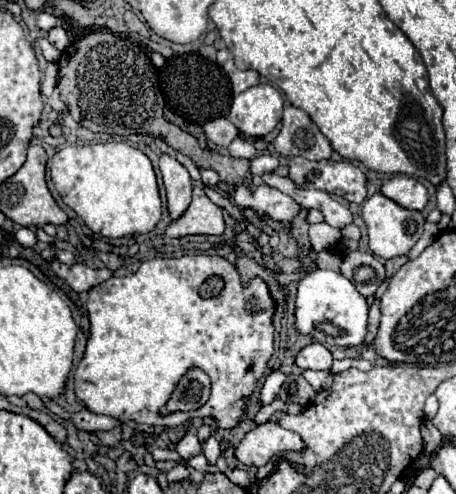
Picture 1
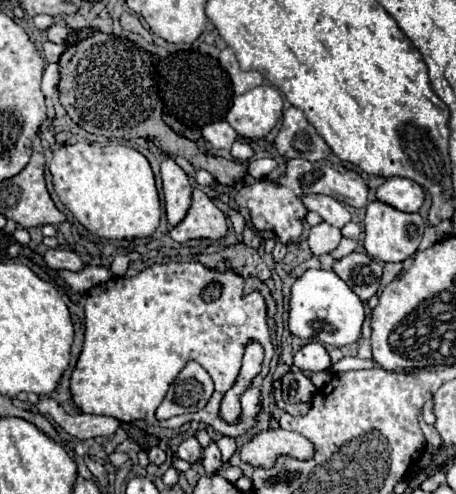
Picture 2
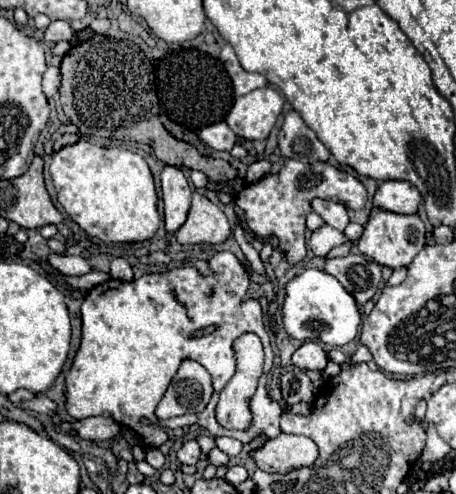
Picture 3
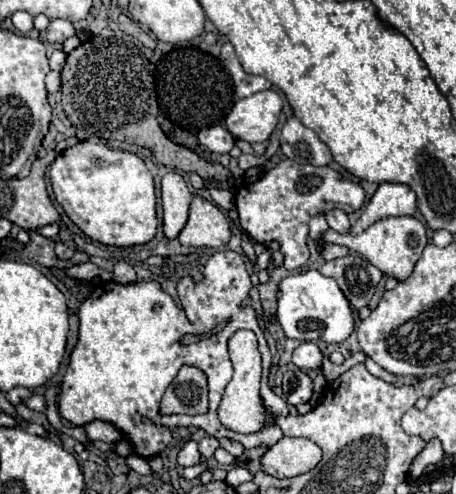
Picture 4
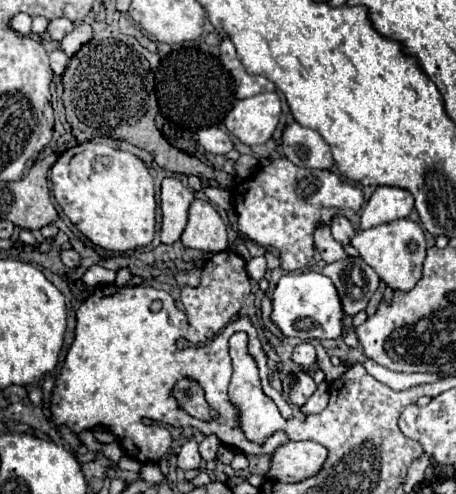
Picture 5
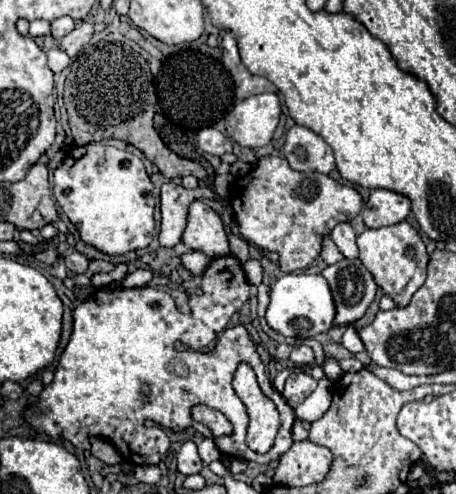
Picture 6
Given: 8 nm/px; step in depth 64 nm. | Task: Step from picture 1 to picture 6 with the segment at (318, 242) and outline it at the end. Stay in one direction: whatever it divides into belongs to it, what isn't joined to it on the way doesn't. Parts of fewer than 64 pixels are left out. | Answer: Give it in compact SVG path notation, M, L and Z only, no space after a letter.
M404 220L392 226L384 226L384 228L364 230L356 238L356 244L360 250L362 264L372 272L376 284L384 290L384 294L390 294L398 306L406 306L412 294L426 280L428 252L426 252L426 244L422 242L418 230Z

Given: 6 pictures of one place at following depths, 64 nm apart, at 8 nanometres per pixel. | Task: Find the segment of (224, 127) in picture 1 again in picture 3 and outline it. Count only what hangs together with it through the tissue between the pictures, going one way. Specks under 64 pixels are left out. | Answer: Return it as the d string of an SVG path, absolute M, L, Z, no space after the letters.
M218 122L218 124L206 126L204 130L199 130L198 136L204 144L208 144L214 150L230 152L232 146L236 144L236 134L228 128L226 122Z

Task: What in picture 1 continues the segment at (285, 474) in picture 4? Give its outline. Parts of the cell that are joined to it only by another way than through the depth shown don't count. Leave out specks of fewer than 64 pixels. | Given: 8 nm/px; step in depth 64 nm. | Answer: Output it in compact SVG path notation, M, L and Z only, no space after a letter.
M264 422L246 432L234 450L238 462L246 466L264 466L272 456L288 450L302 450L304 442L296 432L290 432L274 422Z

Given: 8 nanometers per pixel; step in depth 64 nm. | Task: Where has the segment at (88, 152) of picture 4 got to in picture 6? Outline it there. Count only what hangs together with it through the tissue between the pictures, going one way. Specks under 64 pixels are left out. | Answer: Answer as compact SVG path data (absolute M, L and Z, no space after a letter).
M100 142L94 144L86 144L86 146L74 146L66 158L62 160L62 164L54 170L54 196L56 202L60 204L60 208L64 210L64 214L68 216L68 220L78 228L80 238L110 254L126 254L130 250L138 250L138 248L146 248L152 240L154 234L154 208L156 208L156 200L154 200L154 186L150 176L146 174L146 168L142 164L142 160L126 150L118 150L114 146L106 146Z

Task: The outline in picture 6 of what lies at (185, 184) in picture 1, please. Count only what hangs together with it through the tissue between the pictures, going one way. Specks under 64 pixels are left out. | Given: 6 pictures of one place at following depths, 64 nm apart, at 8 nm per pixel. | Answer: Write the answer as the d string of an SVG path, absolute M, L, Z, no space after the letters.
M164 182L162 184L162 196L160 196L160 212L162 212L162 224L160 224L160 244L166 248L174 248L182 232L186 228L188 218L188 206L196 198L194 190L188 190L180 186L178 182Z

